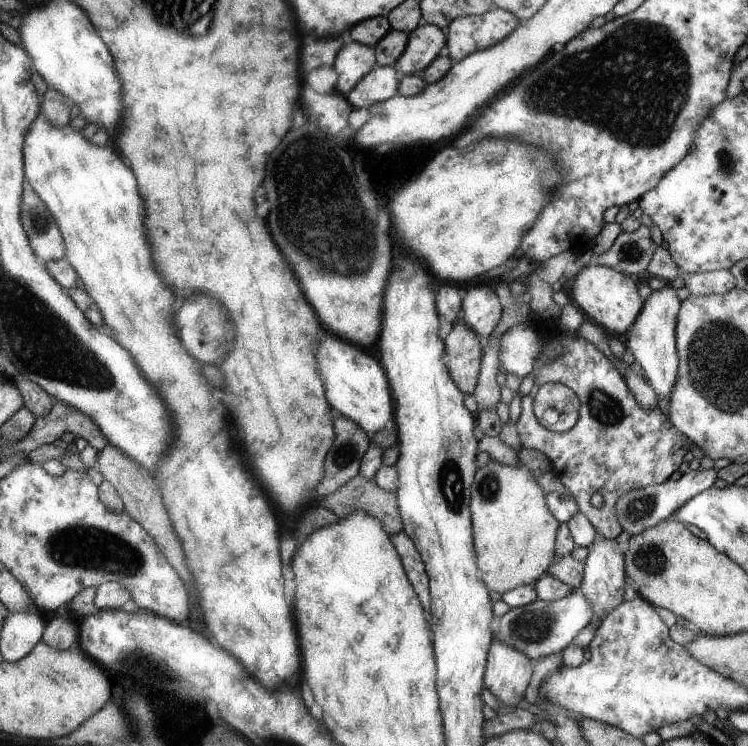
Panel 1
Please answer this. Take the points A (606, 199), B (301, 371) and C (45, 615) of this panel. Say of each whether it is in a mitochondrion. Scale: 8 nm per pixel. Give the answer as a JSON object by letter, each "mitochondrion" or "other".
{"A":"other","B":"other","C":"other"}

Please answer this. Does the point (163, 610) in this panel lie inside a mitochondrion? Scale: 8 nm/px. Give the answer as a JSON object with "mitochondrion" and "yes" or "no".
{"mitochondrion":"no"}

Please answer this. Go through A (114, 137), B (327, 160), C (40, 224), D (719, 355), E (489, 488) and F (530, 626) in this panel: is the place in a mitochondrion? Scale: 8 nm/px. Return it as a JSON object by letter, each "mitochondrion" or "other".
{"A":"other","B":"other","C":"mitochondrion","D":"mitochondrion","E":"mitochondrion","F":"mitochondrion"}

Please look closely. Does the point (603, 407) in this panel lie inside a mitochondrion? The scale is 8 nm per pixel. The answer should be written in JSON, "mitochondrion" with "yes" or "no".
{"mitochondrion":"yes"}

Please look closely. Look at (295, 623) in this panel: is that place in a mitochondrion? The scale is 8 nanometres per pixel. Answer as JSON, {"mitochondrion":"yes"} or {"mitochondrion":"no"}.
{"mitochondrion":"no"}

